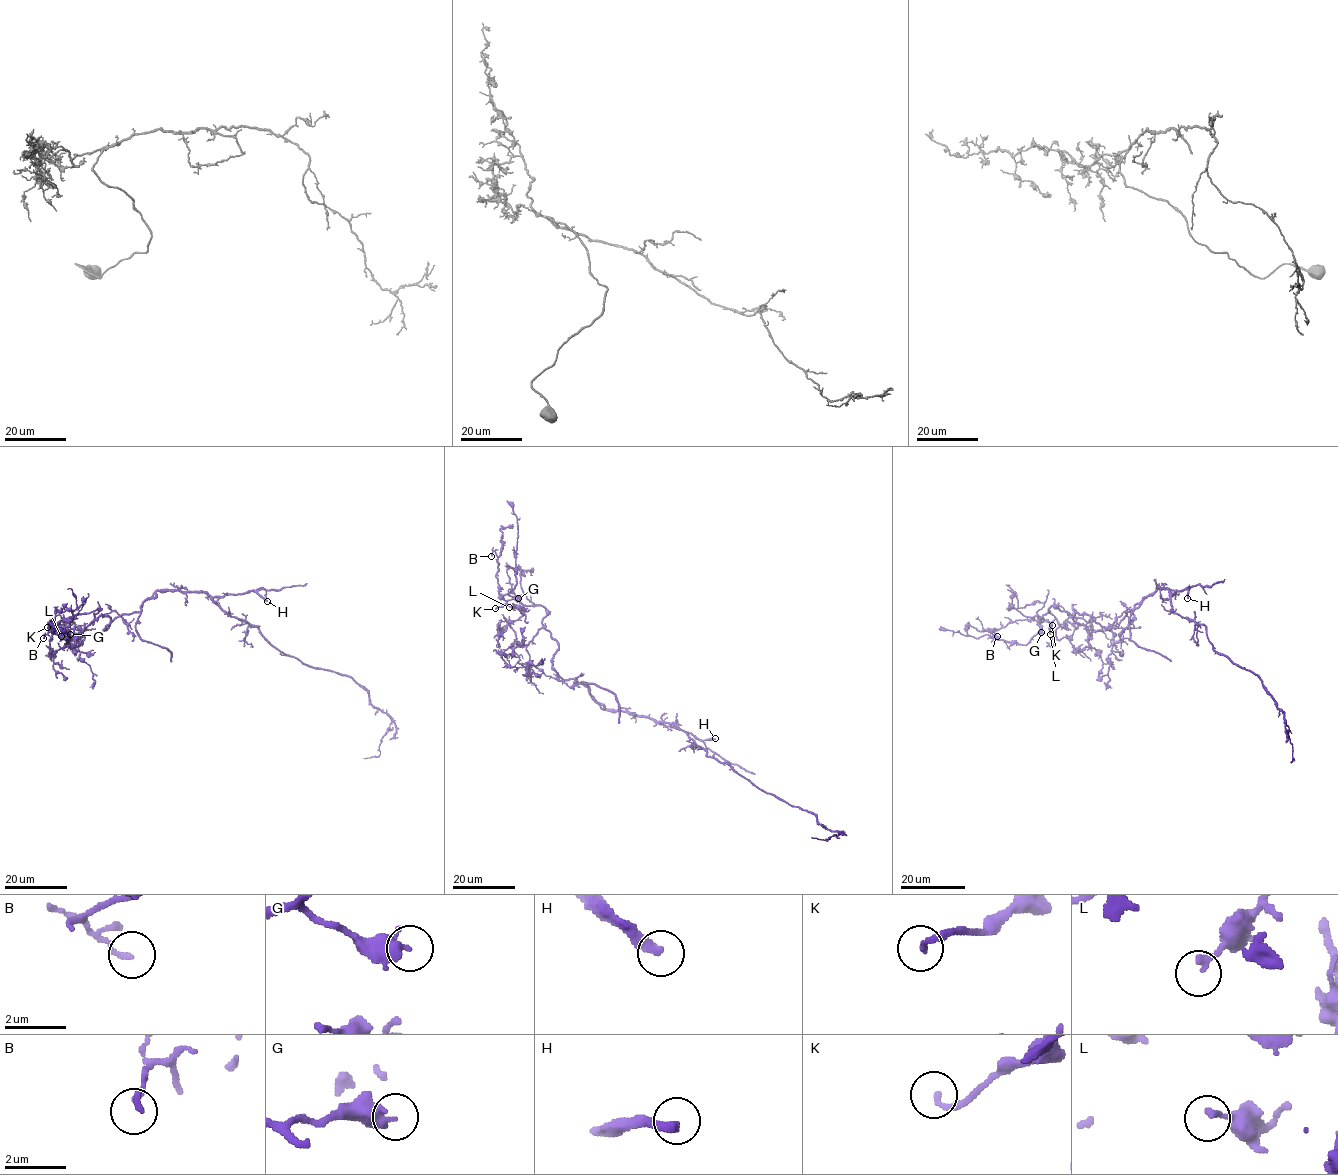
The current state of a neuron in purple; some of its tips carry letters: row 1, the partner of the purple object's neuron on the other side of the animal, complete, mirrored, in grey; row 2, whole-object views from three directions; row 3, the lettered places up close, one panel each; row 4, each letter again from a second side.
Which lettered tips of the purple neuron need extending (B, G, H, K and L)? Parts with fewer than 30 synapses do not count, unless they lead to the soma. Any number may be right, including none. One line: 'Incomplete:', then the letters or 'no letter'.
Incomplete: H

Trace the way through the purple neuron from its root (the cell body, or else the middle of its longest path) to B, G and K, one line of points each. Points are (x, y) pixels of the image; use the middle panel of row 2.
B: (627, 712), (603, 709), (587, 687), (555, 671), (546, 610), (505, 600), (491, 556)
G: (627, 712), (603, 709), (587, 687), (555, 671), (558, 643), (541, 623), (546, 610), (501, 597), (518, 598)
K: (627, 712), (603, 709), (587, 687), (555, 671), (558, 643), (541, 623), (542, 606), (510, 599), (495, 608)

